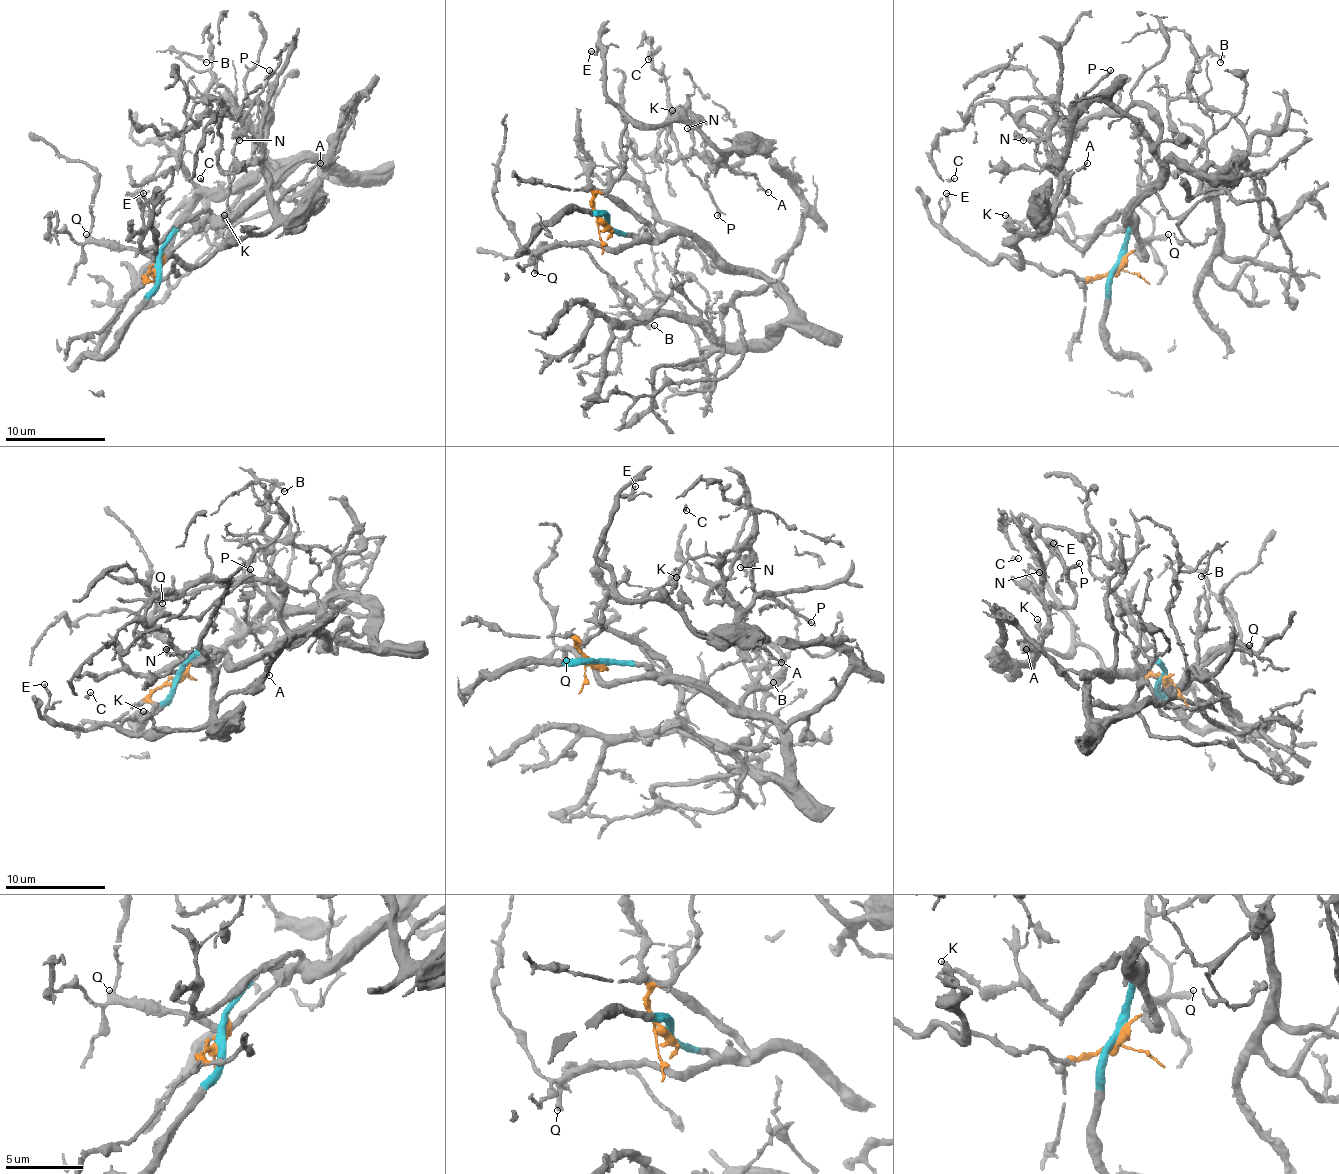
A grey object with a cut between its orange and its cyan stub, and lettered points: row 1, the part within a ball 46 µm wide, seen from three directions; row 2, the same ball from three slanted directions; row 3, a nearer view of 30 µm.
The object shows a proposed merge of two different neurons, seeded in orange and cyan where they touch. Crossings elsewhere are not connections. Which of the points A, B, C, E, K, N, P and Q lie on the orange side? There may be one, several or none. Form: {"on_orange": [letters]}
{"on_orange": ["A", "C", "E", "K", "N", "P"]}

